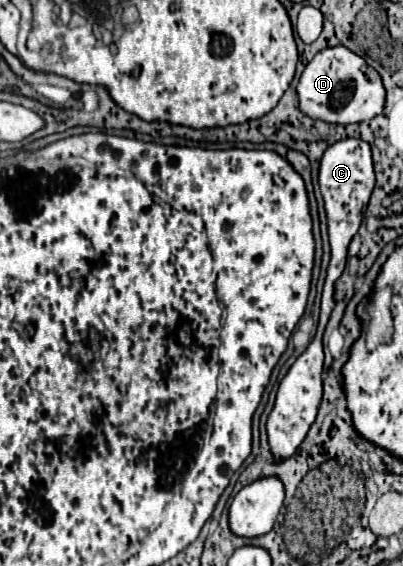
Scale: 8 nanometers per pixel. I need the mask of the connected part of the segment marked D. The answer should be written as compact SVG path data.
M339 44L337 52L317 52L315 58L305 66L299 84L297 84L301 112L313 120L335 122L335 124L353 124L365 122L379 116L385 108L385 86L375 72L361 56L351 52L347 46Z

